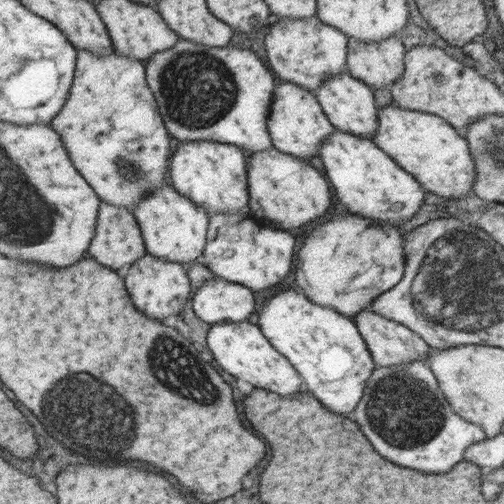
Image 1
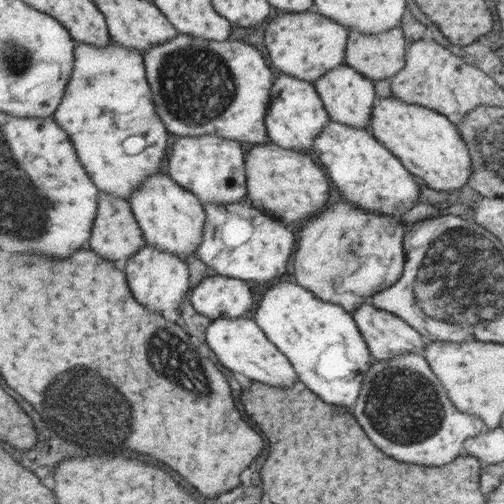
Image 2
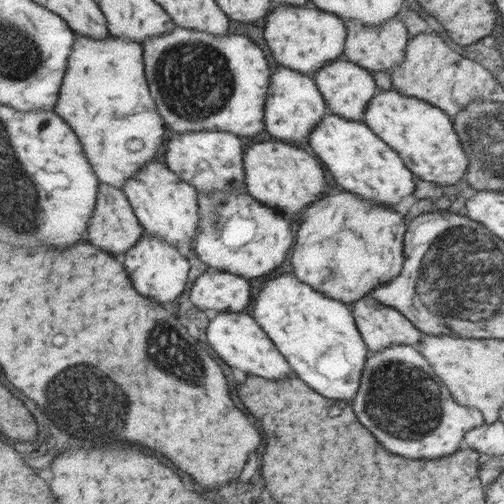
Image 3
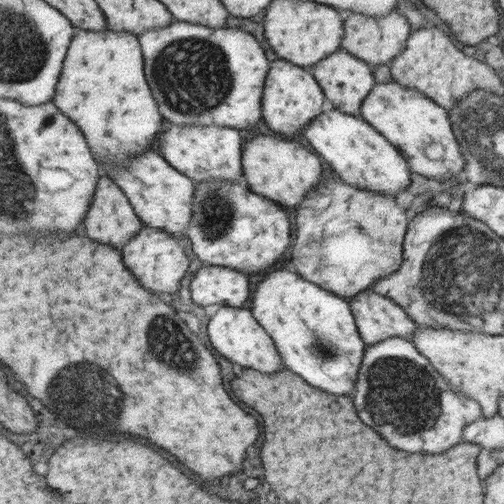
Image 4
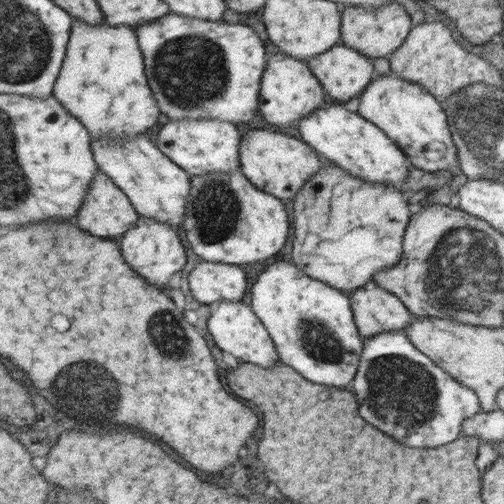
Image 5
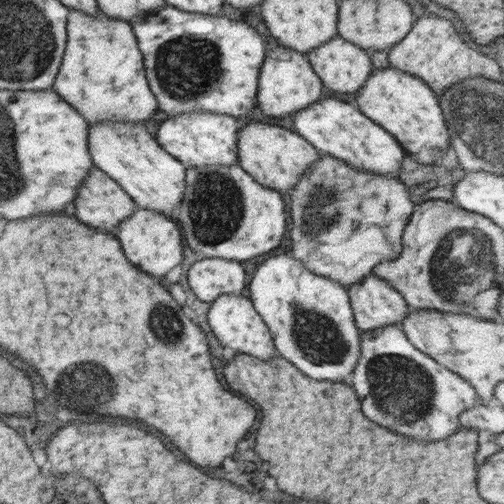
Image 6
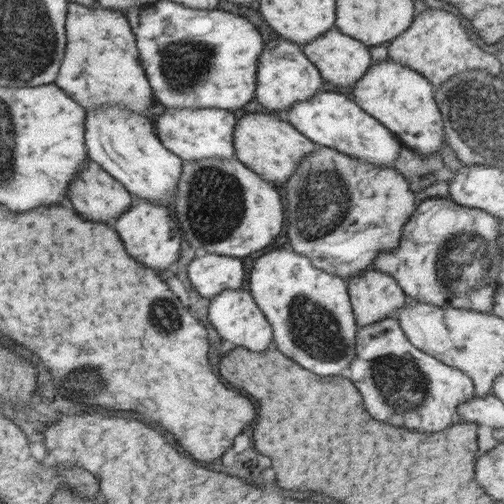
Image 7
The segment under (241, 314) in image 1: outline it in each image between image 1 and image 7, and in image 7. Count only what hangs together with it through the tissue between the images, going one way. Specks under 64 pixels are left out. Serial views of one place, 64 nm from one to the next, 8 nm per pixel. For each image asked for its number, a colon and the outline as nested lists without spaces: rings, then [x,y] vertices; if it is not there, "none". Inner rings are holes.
2: [[[209,274],[191,290],[191,306],[211,322],[217,318],[245,318],[253,300],[245,280]]]
3: [[[209,268],[193,282],[189,300],[209,316],[219,312],[241,312],[249,304],[249,282],[237,274]]]
4: [[[203,264],[203,268],[195,272],[189,290],[193,304],[209,312],[221,306],[241,308],[249,296],[249,284],[245,274],[227,266]]]
5: [[[201,262],[189,272],[189,290],[199,304],[215,306],[219,300],[239,302],[245,294],[245,274],[237,264]]]
6: [[[203,258],[187,270],[191,292],[201,302],[215,302],[223,294],[239,294],[245,288],[245,272],[239,262]]]
7: [[[207,252],[203,258],[193,258],[187,266],[187,278],[189,278],[191,286],[195,288],[195,292],[201,298],[207,298],[207,300],[219,296],[219,292],[223,292],[223,290],[239,290],[243,276],[245,276],[245,270],[241,266],[241,260],[235,256],[223,256],[223,254],[209,254]]]

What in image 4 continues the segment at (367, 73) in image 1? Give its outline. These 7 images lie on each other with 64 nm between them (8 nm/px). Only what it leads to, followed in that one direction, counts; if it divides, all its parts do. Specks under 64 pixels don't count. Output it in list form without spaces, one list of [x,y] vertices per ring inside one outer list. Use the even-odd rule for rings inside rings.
[[[345,12],[345,30],[347,36],[343,38],[343,52],[351,54],[353,58],[359,58],[363,64],[369,64],[369,68],[375,68],[379,64],[391,64],[405,48],[405,40],[409,34],[409,24],[403,16],[397,12],[389,12],[385,16],[363,16],[359,12]]]

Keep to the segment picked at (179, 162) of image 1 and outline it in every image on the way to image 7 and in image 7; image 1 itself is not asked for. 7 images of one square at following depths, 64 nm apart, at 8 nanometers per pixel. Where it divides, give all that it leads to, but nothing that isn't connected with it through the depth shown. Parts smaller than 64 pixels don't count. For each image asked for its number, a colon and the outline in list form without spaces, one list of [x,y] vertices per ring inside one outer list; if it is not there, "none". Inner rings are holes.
2: [[[215,134],[175,138],[167,158],[167,176],[181,190],[193,192],[201,202],[229,206],[245,198],[247,176],[243,176],[243,152],[237,140],[225,140]]]
3: [[[171,130],[171,140],[167,140],[167,152],[163,156],[165,166],[179,176],[181,182],[187,182],[191,188],[199,192],[205,190],[221,190],[221,188],[239,188],[243,184],[241,168],[241,138],[235,138],[231,132],[219,130],[197,130],[197,132],[175,132]]]
4: [[[169,124],[169,130],[163,132],[159,140],[159,152],[163,152],[167,164],[187,176],[195,186],[211,180],[237,184],[241,176],[243,150],[241,150],[241,132],[227,126],[181,126]]]
5: [[[165,120],[165,124],[153,134],[155,144],[159,144],[161,152],[167,154],[179,168],[183,168],[189,176],[199,176],[207,172],[235,172],[239,162],[237,148],[239,144],[239,132],[233,122],[225,120]]]
6: [[[183,114],[173,118],[163,116],[155,124],[155,136],[159,146],[171,156],[175,156],[185,168],[209,166],[209,164],[231,166],[239,160],[237,158],[239,150],[235,150],[235,142],[239,142],[239,134],[237,134],[239,122],[233,120],[235,118],[221,116],[221,114]],[[233,130],[235,130],[235,138],[233,138]]]
7: [[[185,108],[185,110],[159,110],[155,120],[155,130],[159,132],[161,144],[185,160],[203,160],[203,158],[219,158],[229,160],[233,156],[231,140],[235,140],[235,118],[227,110],[215,110],[215,108]]]

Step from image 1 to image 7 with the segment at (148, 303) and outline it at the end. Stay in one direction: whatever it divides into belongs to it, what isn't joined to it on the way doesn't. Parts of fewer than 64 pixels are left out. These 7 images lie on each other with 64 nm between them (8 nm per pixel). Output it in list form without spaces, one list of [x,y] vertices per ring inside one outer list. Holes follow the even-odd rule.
[[[135,198],[135,204],[119,216],[119,224],[115,224],[115,232],[123,236],[123,244],[127,244],[127,252],[131,252],[131,258],[135,262],[141,262],[143,266],[151,270],[165,270],[171,266],[179,256],[179,228],[169,218],[169,208],[161,206],[159,202],[149,202],[143,198]]]

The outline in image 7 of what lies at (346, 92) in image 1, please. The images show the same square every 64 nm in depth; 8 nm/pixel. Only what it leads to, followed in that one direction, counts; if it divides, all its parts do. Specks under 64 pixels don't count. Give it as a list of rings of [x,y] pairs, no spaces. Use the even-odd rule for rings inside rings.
[[[327,30],[327,34],[317,36],[311,44],[301,48],[303,54],[319,68],[319,74],[323,76],[323,82],[329,82],[331,86],[337,88],[355,88],[355,84],[359,84],[359,80],[365,76],[365,72],[369,70],[369,52],[363,44],[359,44],[355,38],[335,30]]]

